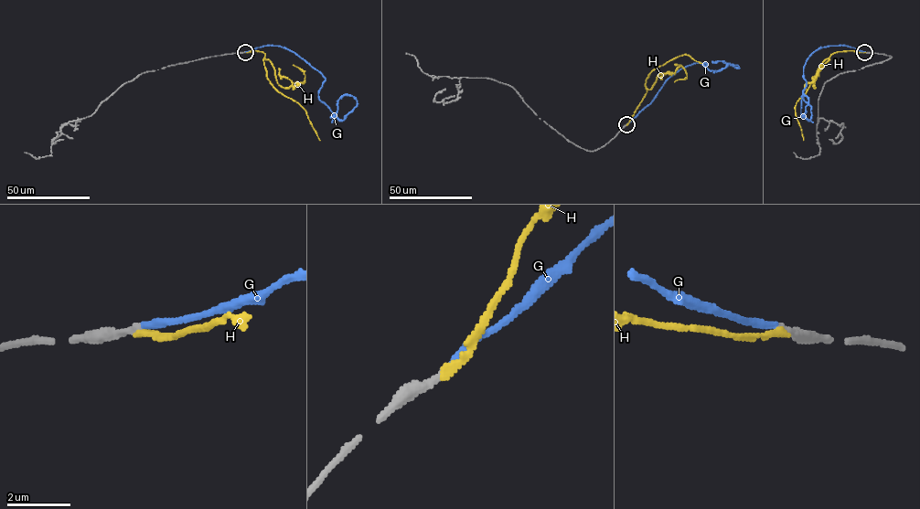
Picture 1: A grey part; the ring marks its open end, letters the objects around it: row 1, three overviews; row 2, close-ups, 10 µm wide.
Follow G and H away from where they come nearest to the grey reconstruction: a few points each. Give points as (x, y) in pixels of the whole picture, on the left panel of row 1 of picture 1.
G: (245, 51), (270, 45), (293, 51), (326, 79), (318, 98), (339, 119), (357, 100), (344, 94), (330, 117)
H: (244, 52), (258, 50), (265, 54), (264, 67), (270, 83), (301, 106), (319, 140)

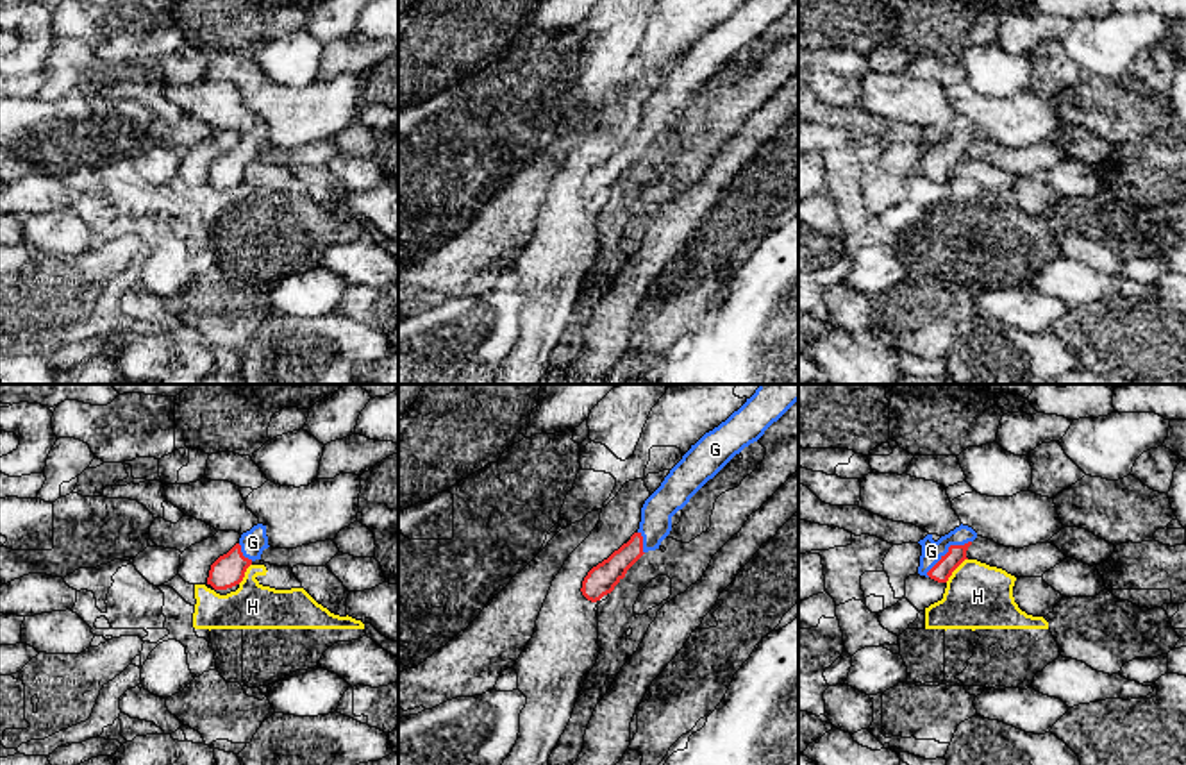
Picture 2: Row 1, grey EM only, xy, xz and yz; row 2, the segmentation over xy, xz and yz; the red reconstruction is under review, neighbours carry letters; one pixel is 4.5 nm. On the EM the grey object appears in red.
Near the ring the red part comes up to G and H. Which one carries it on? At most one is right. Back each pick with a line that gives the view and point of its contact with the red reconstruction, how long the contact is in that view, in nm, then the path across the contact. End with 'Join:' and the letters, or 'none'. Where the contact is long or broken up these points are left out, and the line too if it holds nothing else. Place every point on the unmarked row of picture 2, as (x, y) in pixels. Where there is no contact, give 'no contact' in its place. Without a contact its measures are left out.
G: contact yz (949, 151); length 260 nm; way yz (942, 170), (942, 158), (949, 151), (931, 151)
Join: G

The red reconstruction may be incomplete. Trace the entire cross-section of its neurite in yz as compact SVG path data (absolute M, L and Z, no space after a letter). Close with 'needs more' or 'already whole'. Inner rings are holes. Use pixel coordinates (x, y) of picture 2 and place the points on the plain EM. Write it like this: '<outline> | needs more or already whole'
M963 123L938 141L932 139L932 134L927 134L918 141L922 145L918 173L947 182L952 172L968 159L966 150L975 138L977 132Z | needs more

